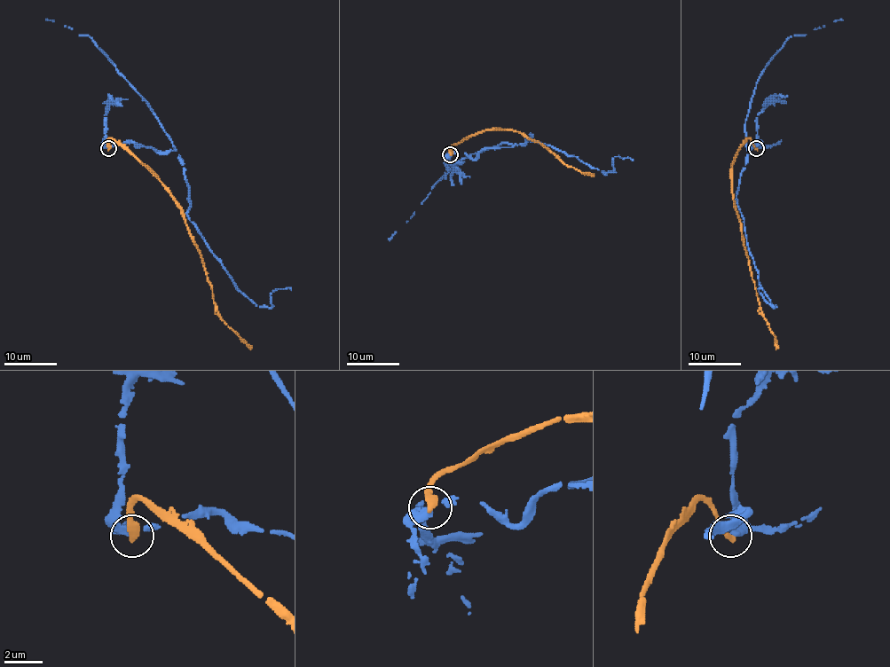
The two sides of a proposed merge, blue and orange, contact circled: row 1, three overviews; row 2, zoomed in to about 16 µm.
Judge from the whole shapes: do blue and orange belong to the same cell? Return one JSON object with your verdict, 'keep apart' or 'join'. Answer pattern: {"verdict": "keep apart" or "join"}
{"verdict": "keep apart"}

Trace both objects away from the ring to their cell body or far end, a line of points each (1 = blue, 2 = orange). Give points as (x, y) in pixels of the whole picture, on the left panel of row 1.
1: (108, 148), (177, 151), (187, 216), (233, 284), (256, 306), (271, 306), (272, 292), (291, 290)
2: (108, 148), (109, 138), (125, 146), (169, 192), (180, 209), (200, 255), (217, 314), (251, 348)

